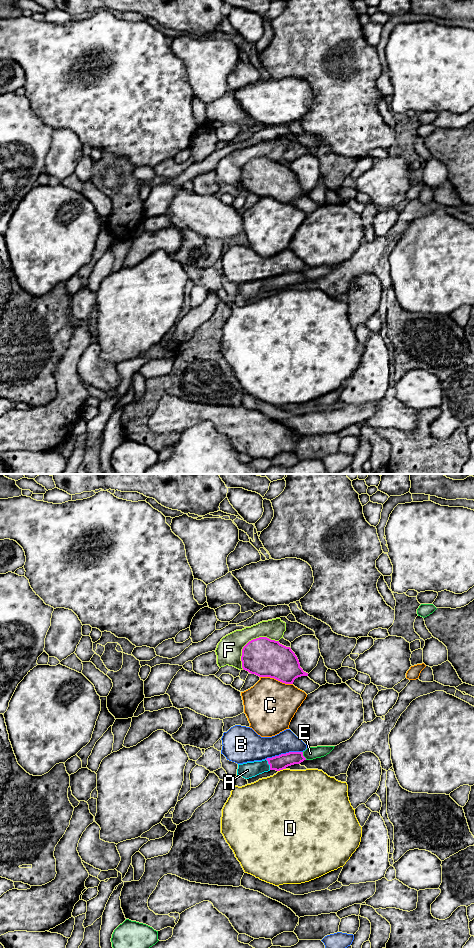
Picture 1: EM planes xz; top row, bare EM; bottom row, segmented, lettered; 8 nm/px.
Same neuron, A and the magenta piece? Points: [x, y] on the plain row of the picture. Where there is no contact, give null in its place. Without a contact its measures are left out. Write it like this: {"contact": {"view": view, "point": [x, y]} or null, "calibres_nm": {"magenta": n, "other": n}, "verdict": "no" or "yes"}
{"contact": {"view": "xz", "point": [268, 283]}, "calibres_nm": {"magenta": 120, "other": 130}, "verdict": "yes"}

